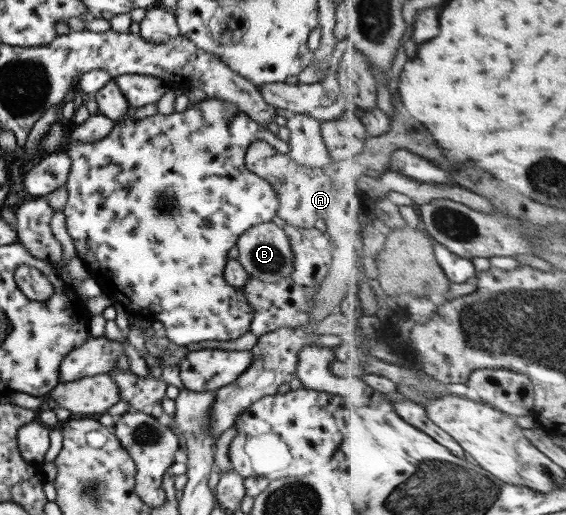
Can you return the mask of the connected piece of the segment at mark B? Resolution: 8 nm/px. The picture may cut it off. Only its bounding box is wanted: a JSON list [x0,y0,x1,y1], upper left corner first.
[235,222,292,282]

